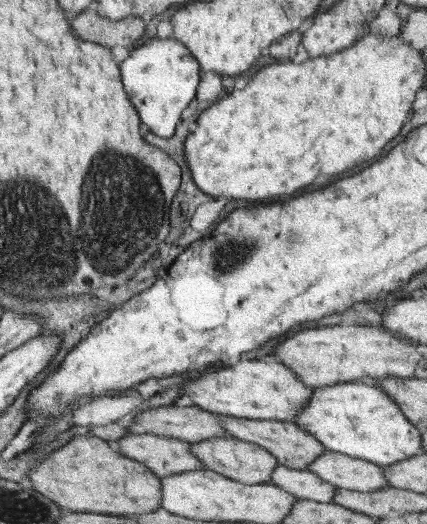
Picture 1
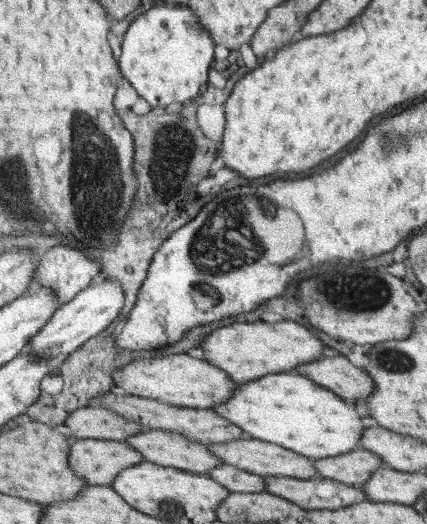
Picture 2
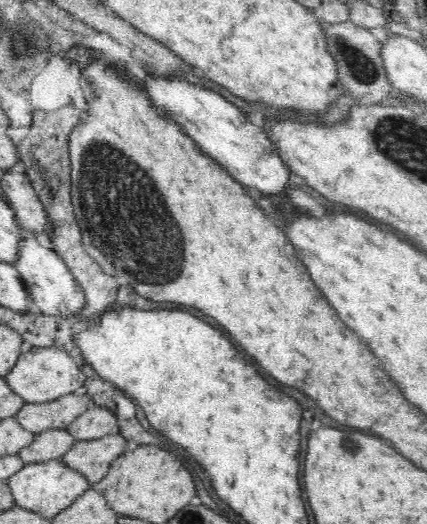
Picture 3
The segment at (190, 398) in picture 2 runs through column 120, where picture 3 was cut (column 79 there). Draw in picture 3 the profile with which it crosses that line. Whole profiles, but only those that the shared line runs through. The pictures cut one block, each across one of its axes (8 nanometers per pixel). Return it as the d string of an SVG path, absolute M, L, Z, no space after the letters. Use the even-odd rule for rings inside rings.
M33 347L20 354L14 369L3 378L7 386L25 403L36 405L54 401L85 387L85 374L81 372L80 366L66 351L54 347Z

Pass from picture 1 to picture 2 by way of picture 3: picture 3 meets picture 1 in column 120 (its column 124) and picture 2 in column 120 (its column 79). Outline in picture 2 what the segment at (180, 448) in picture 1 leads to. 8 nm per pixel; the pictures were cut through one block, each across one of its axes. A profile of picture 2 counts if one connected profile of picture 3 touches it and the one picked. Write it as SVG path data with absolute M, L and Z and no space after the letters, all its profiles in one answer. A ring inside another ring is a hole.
M78 439L70 448L72 470L94 486L112 486L120 472L145 460L124 441Z

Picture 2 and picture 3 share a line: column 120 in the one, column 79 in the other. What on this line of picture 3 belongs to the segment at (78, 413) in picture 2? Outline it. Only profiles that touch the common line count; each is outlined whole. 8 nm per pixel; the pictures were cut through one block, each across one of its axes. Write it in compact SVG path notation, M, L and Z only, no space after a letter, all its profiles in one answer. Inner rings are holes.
M91 405L72 421L66 430L76 441L99 440L107 435L120 433L117 418L115 412L106 407Z

